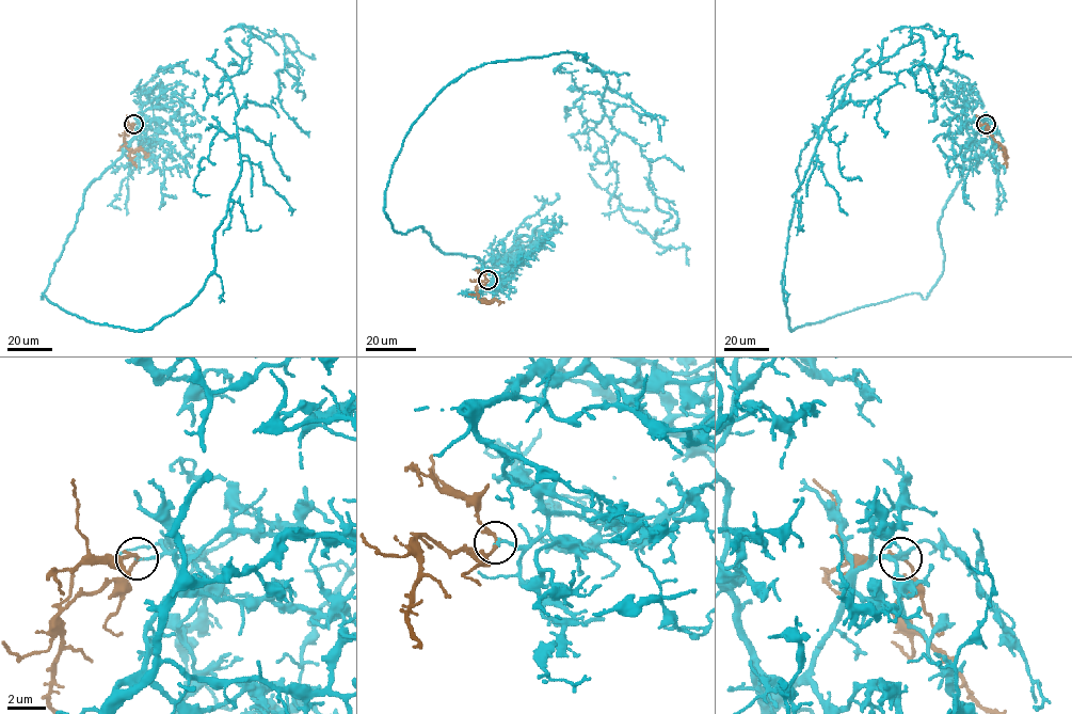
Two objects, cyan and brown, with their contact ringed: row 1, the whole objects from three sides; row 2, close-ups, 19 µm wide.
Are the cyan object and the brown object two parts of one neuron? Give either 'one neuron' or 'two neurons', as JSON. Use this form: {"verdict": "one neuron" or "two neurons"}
{"verdict": "one neuron"}

